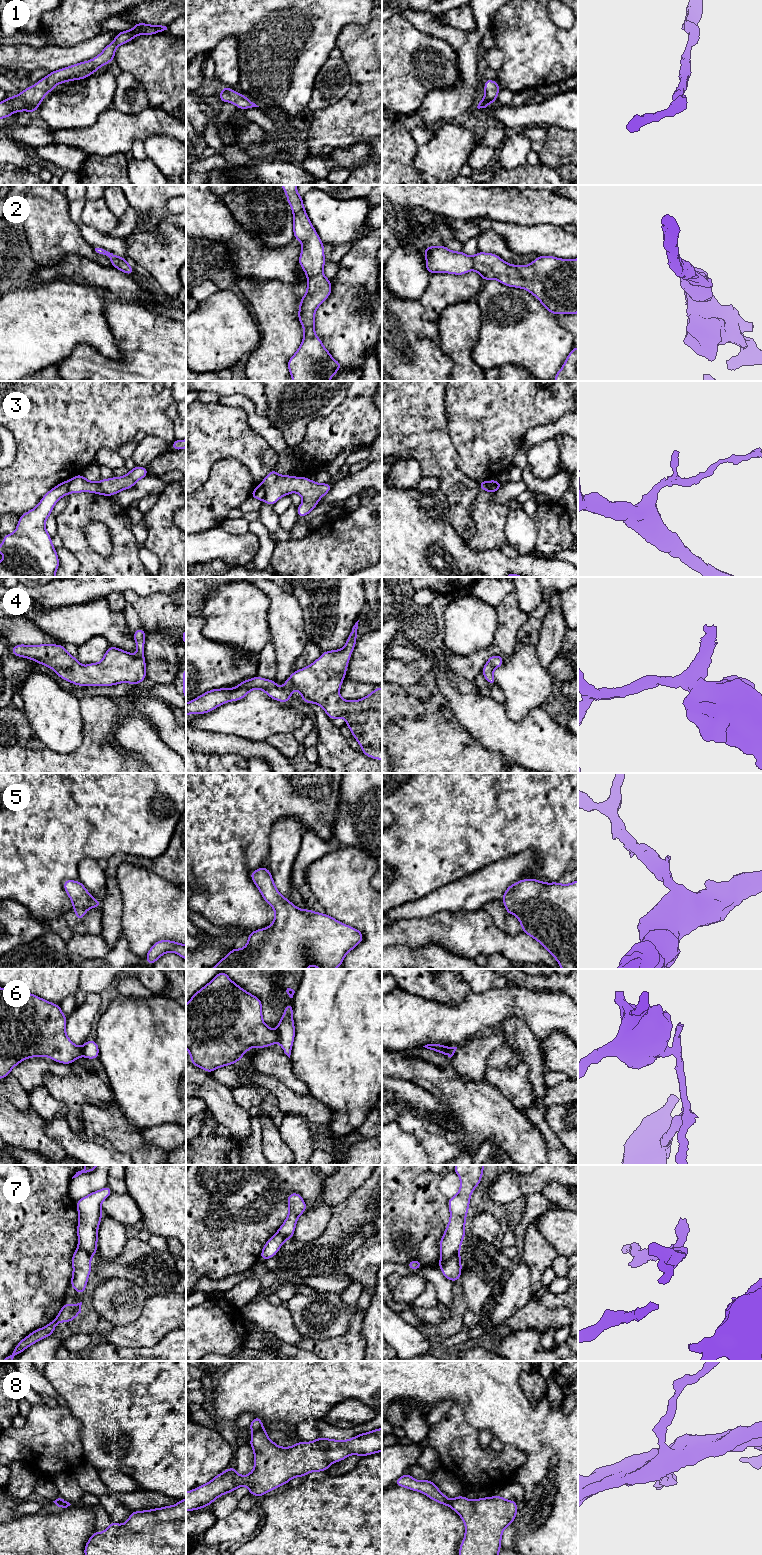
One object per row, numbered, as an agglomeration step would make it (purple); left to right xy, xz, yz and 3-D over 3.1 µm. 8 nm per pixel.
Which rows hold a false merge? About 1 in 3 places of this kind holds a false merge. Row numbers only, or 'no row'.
3, 6, 7, 8

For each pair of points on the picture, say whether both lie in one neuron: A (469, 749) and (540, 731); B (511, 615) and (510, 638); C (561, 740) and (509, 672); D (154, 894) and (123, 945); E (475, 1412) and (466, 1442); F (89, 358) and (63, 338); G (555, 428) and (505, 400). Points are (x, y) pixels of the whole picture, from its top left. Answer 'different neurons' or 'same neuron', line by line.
A: different neurons
B: same neuron
C: different neurons
D: different neurons
E: different neurons
F: different neurons
G: different neurons

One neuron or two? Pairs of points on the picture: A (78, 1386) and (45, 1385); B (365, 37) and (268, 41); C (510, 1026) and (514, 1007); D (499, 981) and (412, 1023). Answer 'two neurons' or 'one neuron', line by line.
A: two neurons
B: two neurons
C: two neurons
D: two neurons

